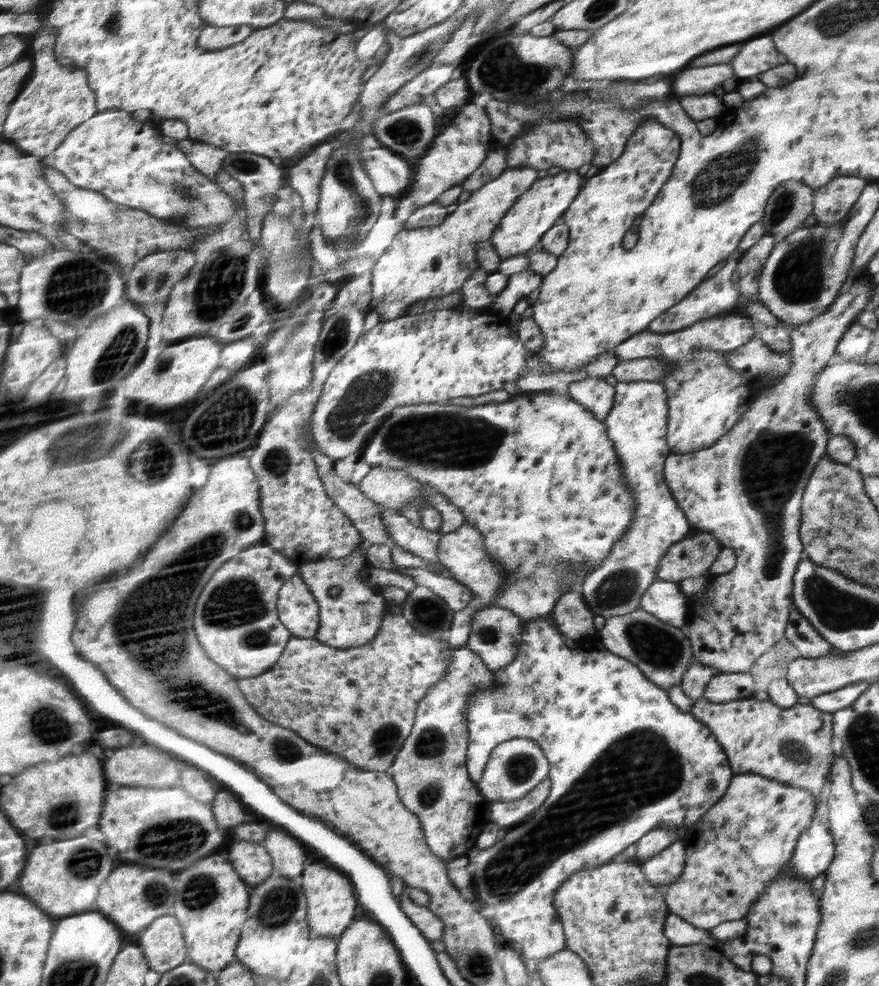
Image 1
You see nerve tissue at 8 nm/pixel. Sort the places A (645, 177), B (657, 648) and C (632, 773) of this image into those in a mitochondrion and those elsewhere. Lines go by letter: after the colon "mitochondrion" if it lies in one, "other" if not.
A: other
B: mitochondrion
C: mitochondrion

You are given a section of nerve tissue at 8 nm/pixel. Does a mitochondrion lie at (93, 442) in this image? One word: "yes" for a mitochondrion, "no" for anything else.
yes

